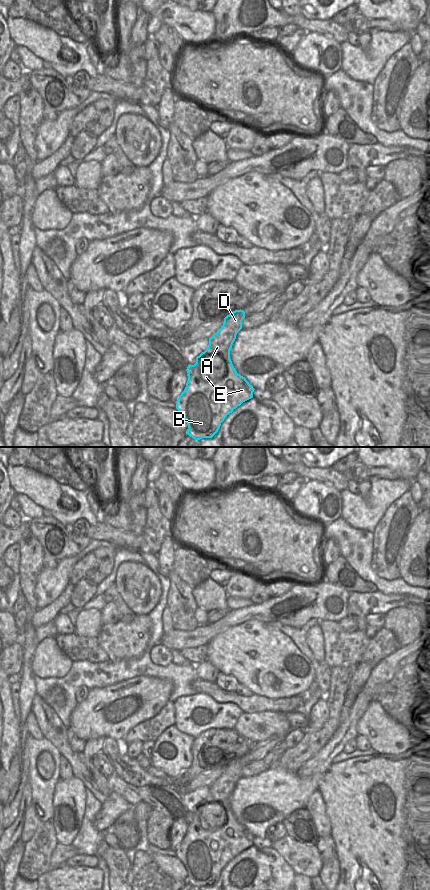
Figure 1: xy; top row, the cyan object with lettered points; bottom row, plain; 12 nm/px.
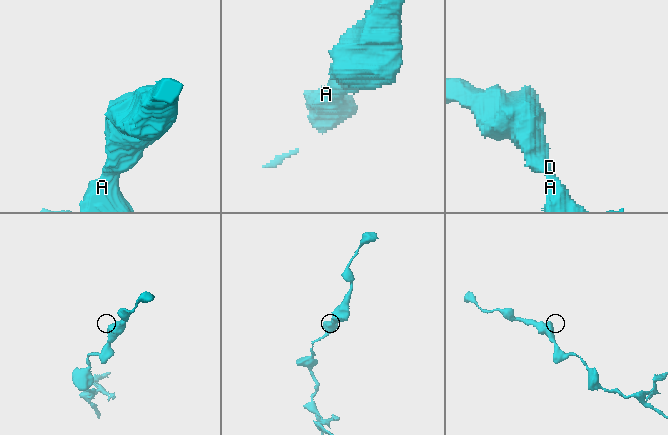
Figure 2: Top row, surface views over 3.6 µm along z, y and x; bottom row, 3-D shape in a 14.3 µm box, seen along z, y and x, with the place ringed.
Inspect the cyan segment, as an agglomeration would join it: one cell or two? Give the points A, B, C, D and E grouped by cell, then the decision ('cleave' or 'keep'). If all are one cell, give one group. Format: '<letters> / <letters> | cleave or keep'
A B C D E | keep

